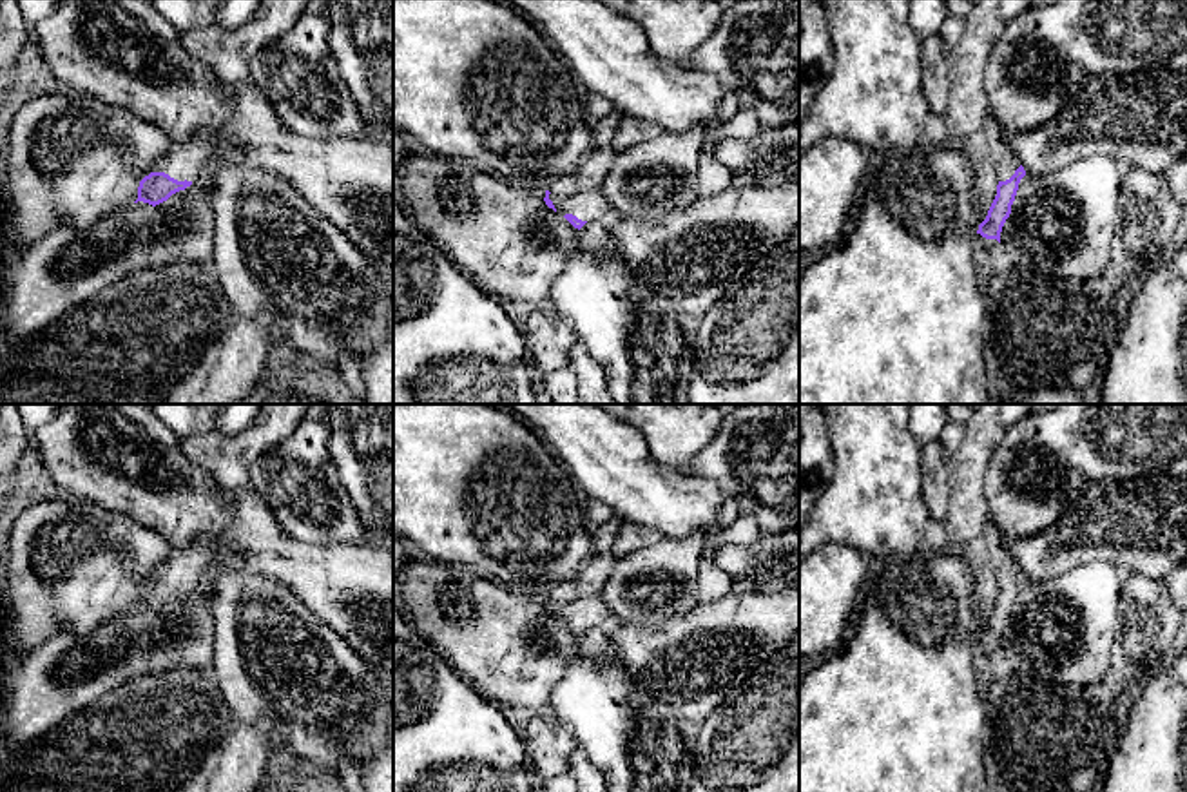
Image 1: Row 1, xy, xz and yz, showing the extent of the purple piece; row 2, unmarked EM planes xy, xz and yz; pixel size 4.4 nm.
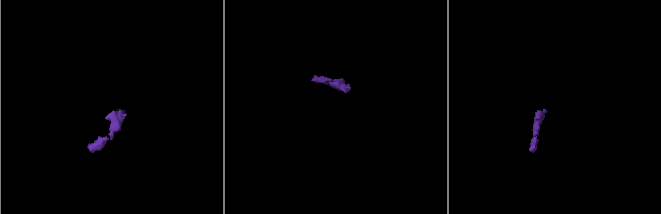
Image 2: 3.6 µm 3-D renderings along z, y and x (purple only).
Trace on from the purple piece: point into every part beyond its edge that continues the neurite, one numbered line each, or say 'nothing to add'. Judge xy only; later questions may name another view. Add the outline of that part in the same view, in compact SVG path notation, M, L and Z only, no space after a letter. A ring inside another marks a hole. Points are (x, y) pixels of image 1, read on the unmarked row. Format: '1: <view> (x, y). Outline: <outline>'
1: xy (187, 566). Outline: M194 536L187 546L172 546L152 578L165 578L178 587L196 587L214 569L214 538Z

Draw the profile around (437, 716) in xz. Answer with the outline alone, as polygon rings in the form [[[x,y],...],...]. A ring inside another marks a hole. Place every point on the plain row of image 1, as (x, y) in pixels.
[[[400,593],[393,596],[393,792],[544,792],[509,718],[475,692],[413,629]]]

